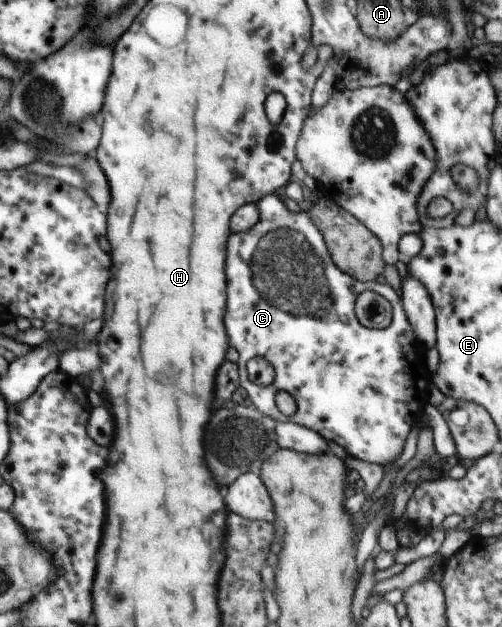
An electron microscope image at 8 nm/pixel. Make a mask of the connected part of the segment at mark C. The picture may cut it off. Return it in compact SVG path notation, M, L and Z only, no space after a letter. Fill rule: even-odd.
M272 194L263 197L257 201L260 212L260 219L256 225L253 225L246 233L238 233L238 235L230 235L230 243L228 243L228 253L226 253L226 279L228 279L228 301L226 301L226 315L224 315L224 325L228 327L228 341L232 347L236 348L240 355L238 359L239 382L240 386L248 392L248 399L252 400L254 407L260 410L264 415L274 418L277 422L294 422L295 424L313 429L320 435L323 435L328 441L334 441L343 447L347 453L356 459L369 461L370 463L379 463L384 466L386 463L394 465L396 459L402 455L404 451L404 443L408 433L412 431L412 427L422 419L425 413L425 406L429 403L429 385L432 384L431 374L426 368L424 355L427 348L424 343L420 343L412 325L409 324L400 292L397 292L390 284L380 284L374 282L361 282L351 278L347 273L340 271L331 258L322 232L315 226L311 220L308 211L300 210L300 212L292 212L282 199L280 194ZM370 290L378 295L385 297L393 307L393 318L391 327L381 330L371 330L364 327L356 317L355 301L358 295L363 291ZM253 357L265 357L275 369L274 383L268 387L256 385L249 378L247 370L247 361ZM278 391L288 391L295 399L297 410L294 415L285 416L282 414L274 396Z

